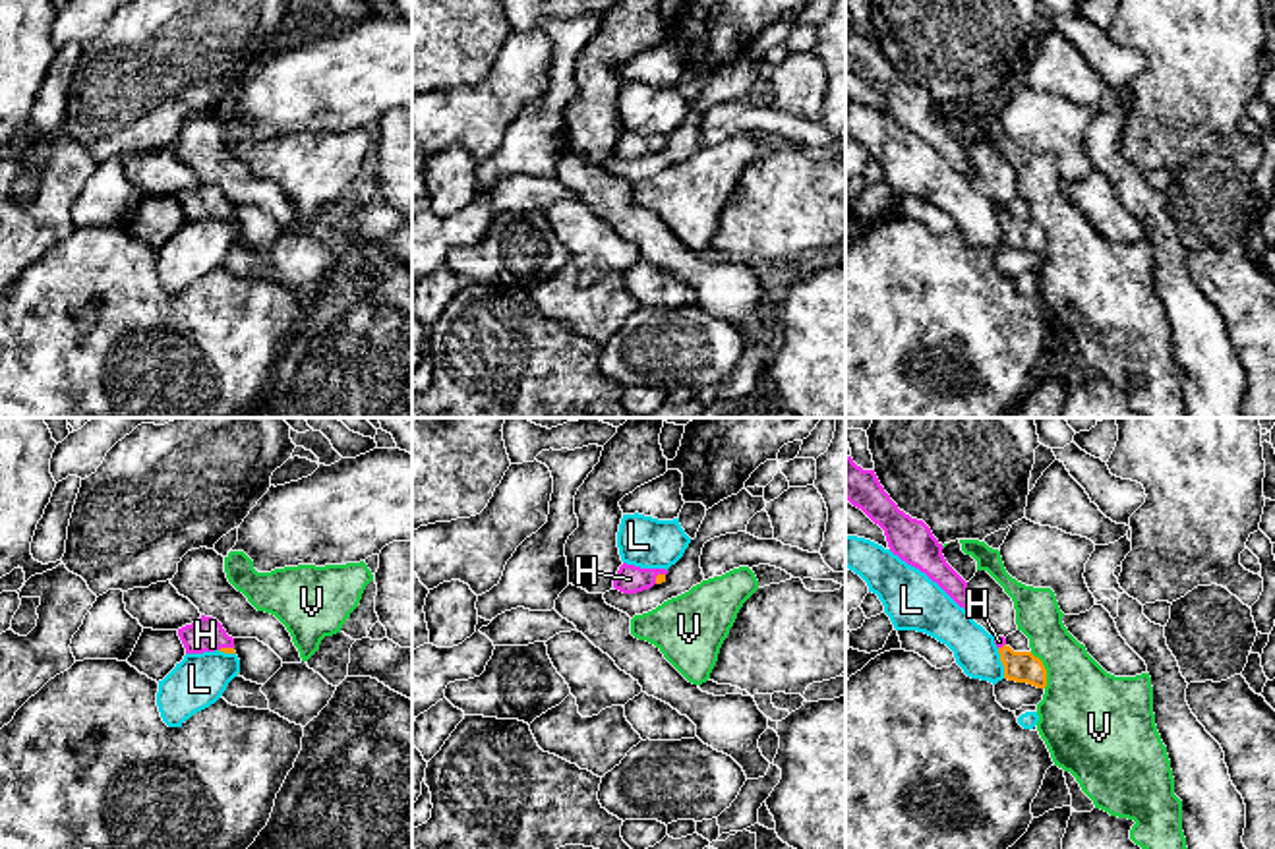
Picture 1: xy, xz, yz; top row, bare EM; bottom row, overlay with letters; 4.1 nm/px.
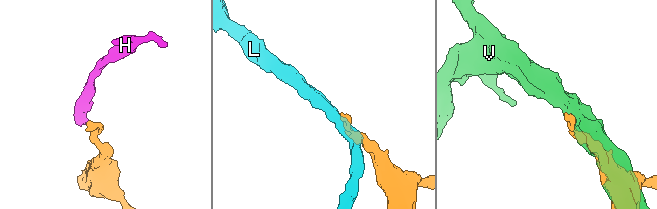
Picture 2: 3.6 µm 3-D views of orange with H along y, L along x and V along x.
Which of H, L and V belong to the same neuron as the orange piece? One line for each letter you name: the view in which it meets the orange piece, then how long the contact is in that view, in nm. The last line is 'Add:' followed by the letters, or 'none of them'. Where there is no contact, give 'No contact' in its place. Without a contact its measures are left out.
H: Touches orange in xz. Shared border 60 nm
Add: H

